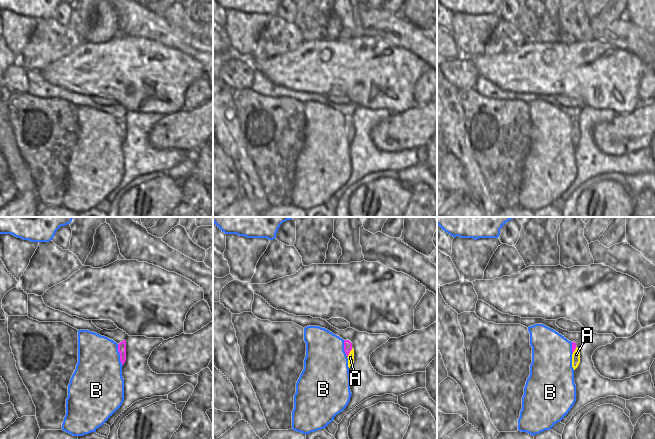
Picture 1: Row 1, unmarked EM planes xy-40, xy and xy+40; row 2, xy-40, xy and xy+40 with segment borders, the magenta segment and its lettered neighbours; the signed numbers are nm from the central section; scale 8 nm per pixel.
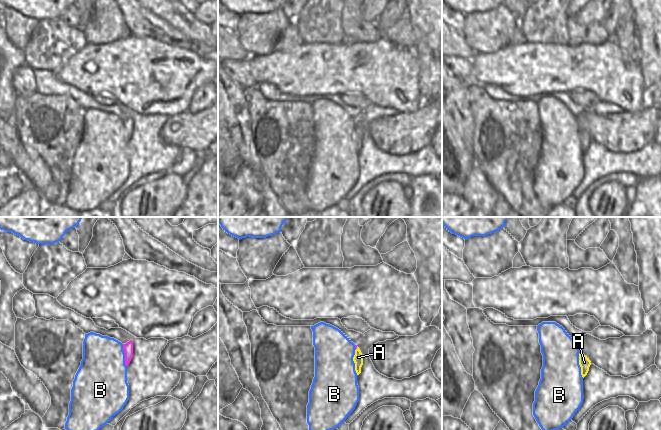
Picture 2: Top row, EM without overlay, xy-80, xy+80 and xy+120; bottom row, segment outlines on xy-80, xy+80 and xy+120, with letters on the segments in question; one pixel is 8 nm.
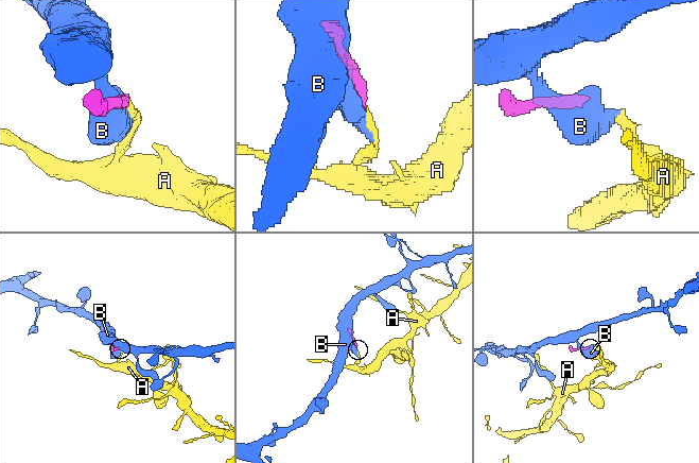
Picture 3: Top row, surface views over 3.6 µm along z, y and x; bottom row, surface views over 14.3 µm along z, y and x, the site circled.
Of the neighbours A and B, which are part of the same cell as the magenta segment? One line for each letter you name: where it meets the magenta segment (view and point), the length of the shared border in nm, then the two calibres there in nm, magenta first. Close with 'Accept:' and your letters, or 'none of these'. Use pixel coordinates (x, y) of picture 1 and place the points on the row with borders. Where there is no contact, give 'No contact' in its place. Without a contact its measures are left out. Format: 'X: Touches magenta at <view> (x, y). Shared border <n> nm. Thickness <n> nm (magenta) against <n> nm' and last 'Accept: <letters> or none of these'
A: Touches magenta at xy (349, 352). Shared border 90 nm. Thickness 60 nm (magenta) against 50 nm
Accept: A.

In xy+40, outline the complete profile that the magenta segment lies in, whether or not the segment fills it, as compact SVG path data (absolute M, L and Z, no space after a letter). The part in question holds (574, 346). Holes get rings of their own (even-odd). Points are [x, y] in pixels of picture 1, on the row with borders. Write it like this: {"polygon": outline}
{"polygon": "M572 342L572 367L575 370L580 363L580 351L575 342Z"}

